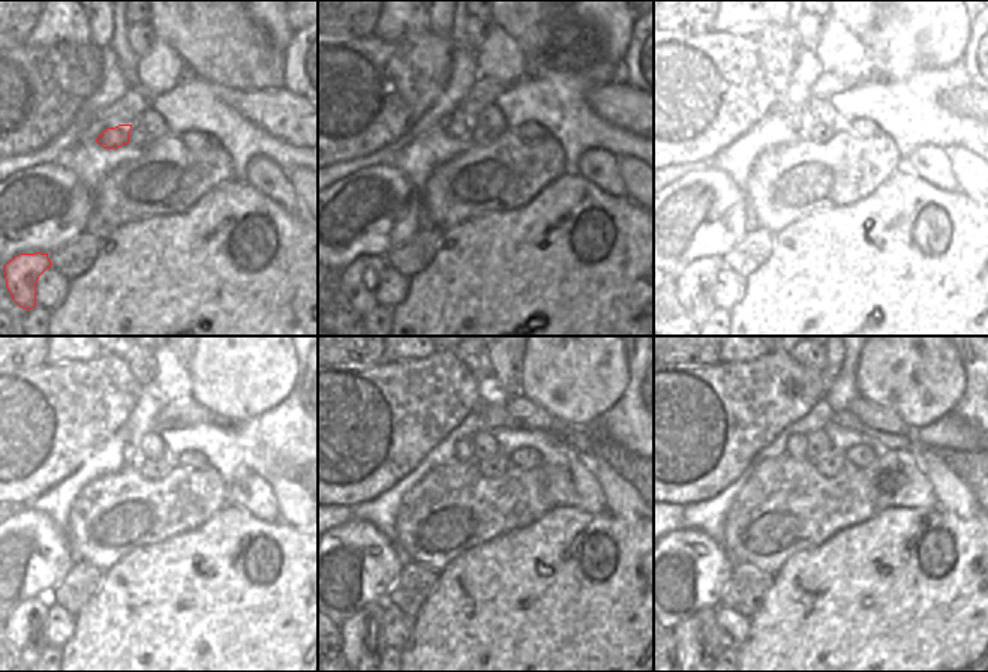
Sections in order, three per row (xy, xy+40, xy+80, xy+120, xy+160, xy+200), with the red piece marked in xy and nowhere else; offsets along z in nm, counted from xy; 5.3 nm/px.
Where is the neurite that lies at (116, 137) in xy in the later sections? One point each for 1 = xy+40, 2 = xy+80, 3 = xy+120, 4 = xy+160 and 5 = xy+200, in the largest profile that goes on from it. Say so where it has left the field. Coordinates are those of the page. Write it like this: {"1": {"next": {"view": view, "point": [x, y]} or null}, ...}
{"1": {"next": {"view": "xy+40", "point": [458, 125]}}, "2": {"next": {"view": "xy+80", "point": [798, 122]}}, "3": {"next": {"view": "xy+120", "point": [129, 450]}}, "4": {"next": {"view": "xy+160", "point": [464, 449]}}, "5": {"next": {"view": "xy+200", "point": [796, 446]}}}

